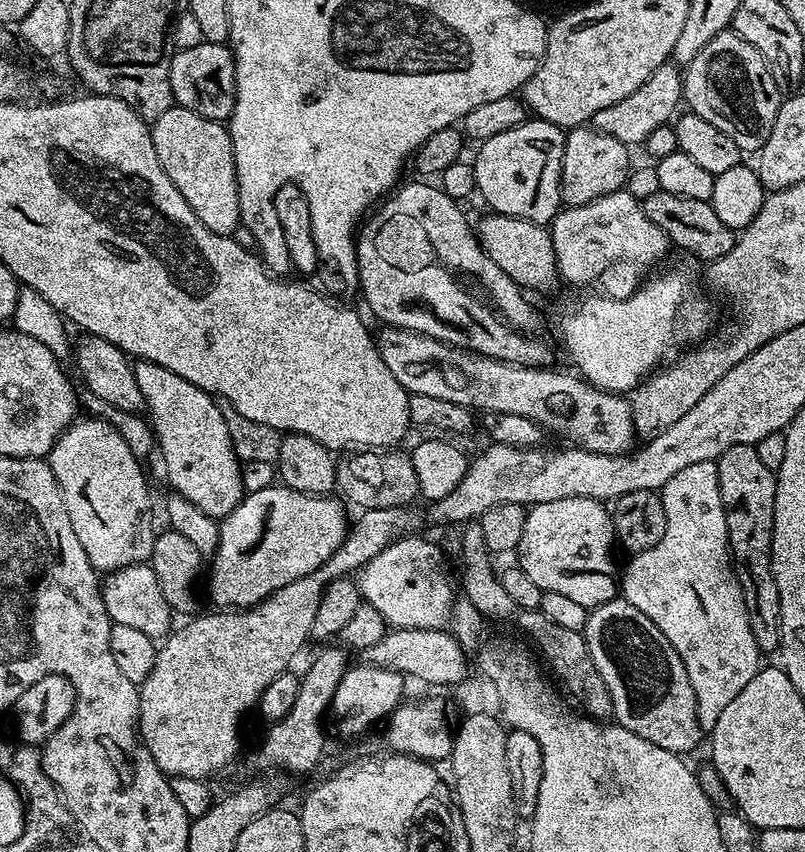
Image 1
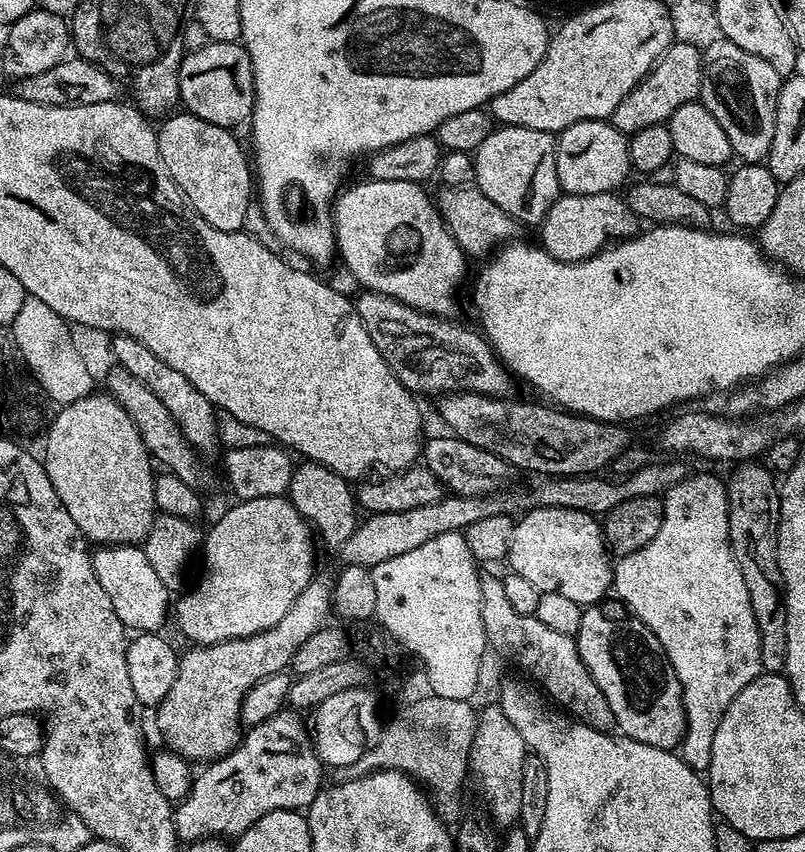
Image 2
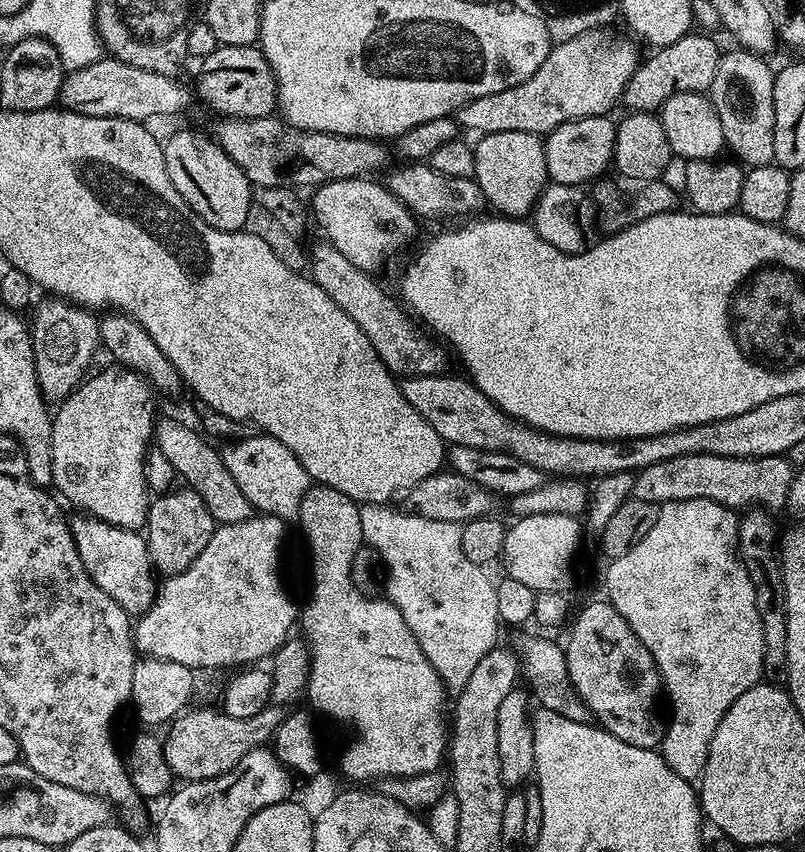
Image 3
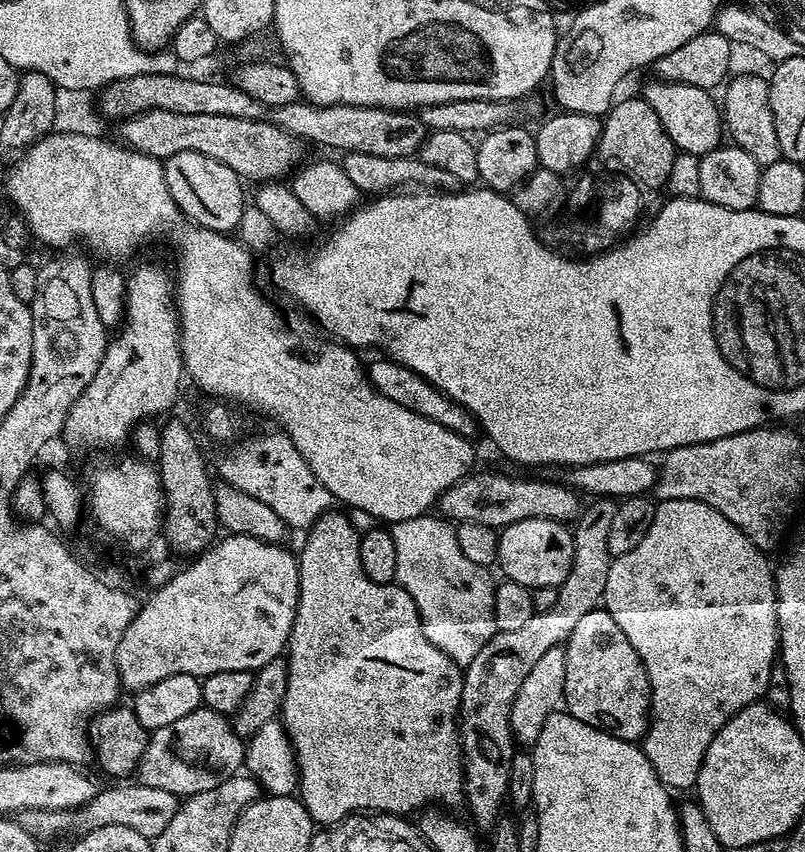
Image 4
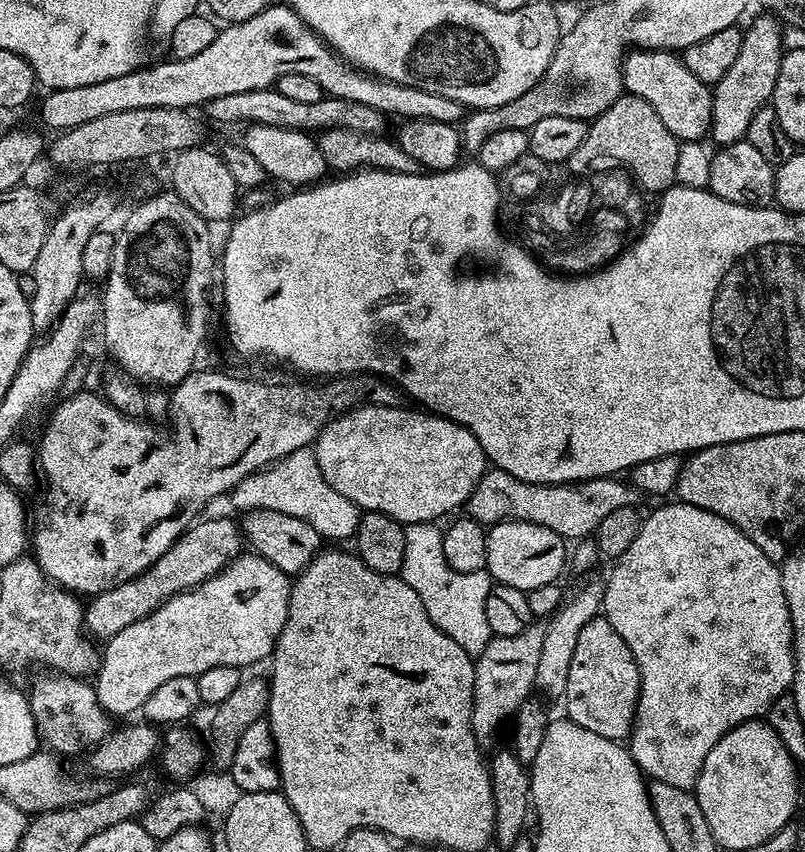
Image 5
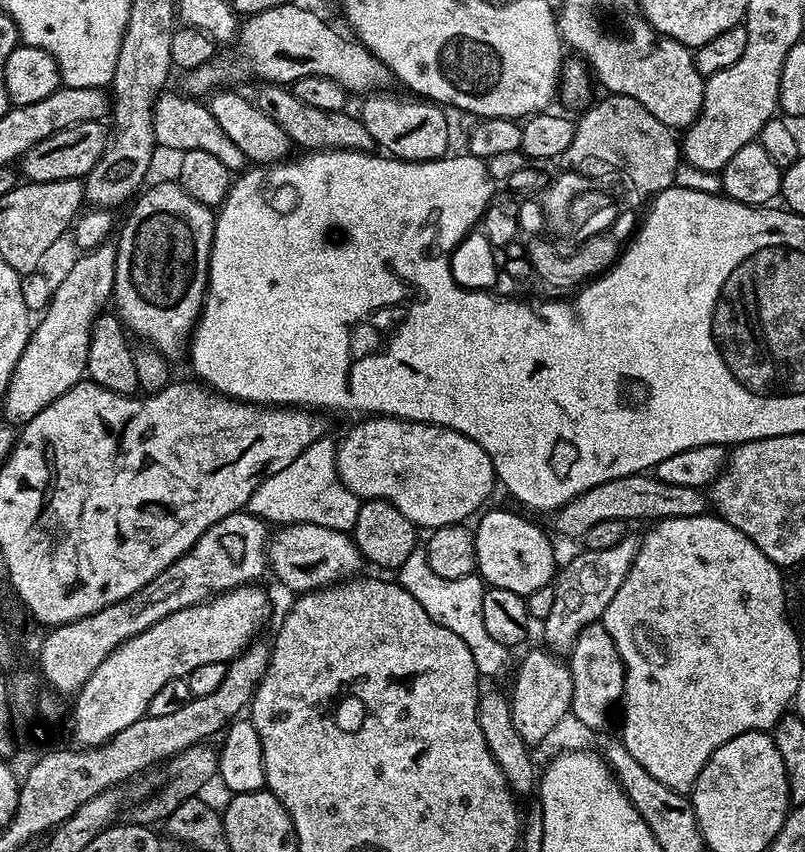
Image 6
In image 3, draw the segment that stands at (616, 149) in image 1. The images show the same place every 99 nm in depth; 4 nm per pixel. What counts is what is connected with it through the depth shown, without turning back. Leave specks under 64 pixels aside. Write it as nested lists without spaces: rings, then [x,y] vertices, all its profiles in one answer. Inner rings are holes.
[[[611,115],[567,120],[543,137],[548,178],[554,184],[591,185],[612,168],[617,121]]]

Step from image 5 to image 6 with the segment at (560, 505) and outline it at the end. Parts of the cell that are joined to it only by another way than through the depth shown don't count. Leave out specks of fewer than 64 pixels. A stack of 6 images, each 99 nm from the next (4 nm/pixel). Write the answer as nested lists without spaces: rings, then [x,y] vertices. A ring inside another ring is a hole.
[[[639,472],[626,478],[610,478],[610,482],[602,482],[602,486],[586,490],[578,498],[566,502],[564,507],[556,509],[554,519],[556,528],[562,535],[583,538],[586,530],[590,530],[590,526],[595,526],[597,522],[615,520],[655,522],[666,518],[694,518],[705,515],[709,508],[709,497],[701,489],[670,486],[670,482],[662,482],[655,474]]]

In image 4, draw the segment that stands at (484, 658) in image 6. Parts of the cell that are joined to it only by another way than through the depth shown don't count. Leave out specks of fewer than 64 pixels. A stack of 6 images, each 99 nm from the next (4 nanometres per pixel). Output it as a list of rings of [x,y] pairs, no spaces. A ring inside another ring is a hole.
[[[425,514],[418,518],[404,519],[391,525],[390,531],[394,538],[395,581],[414,598],[423,624],[423,633],[452,661],[465,668],[498,630],[494,622],[494,582],[490,580],[490,574],[487,569],[471,562],[459,549],[455,527],[443,517]]]

